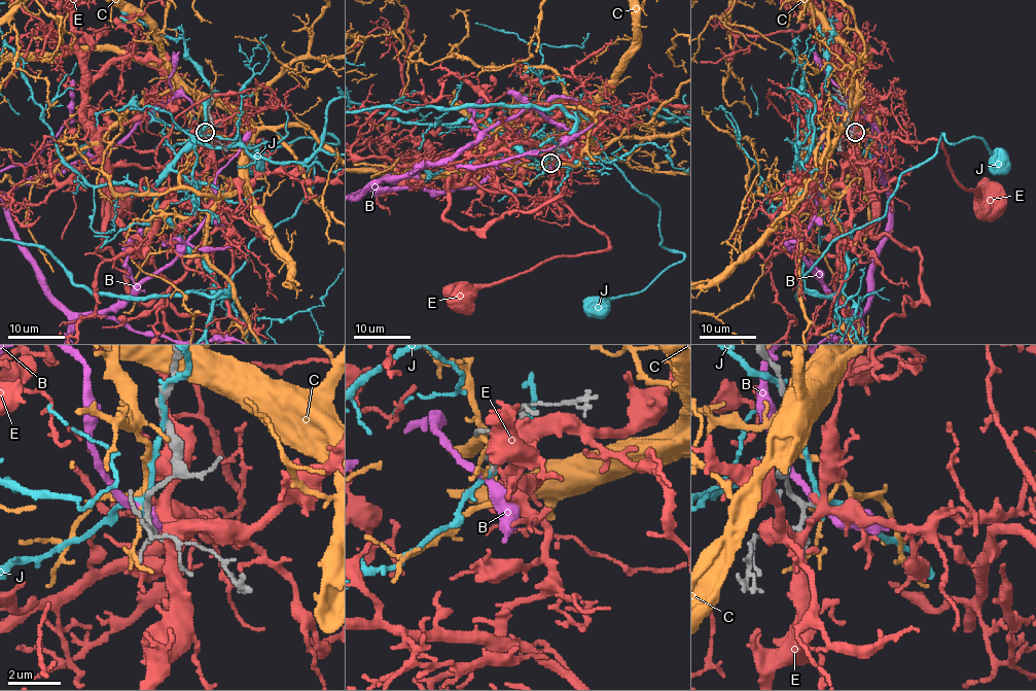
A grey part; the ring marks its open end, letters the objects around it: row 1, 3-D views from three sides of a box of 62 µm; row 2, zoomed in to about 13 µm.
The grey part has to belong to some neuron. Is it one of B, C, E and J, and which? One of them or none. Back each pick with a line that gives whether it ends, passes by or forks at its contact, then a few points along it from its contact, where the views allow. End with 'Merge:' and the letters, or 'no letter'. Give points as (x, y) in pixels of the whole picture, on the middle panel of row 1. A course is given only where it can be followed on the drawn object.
Merge: no letter

